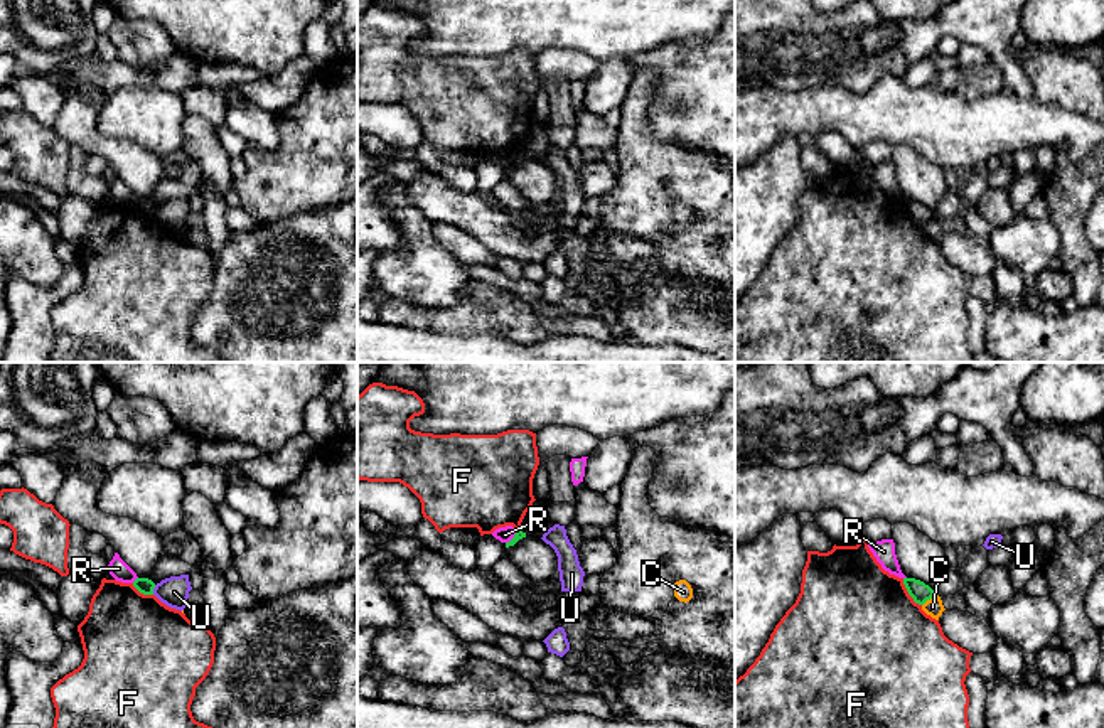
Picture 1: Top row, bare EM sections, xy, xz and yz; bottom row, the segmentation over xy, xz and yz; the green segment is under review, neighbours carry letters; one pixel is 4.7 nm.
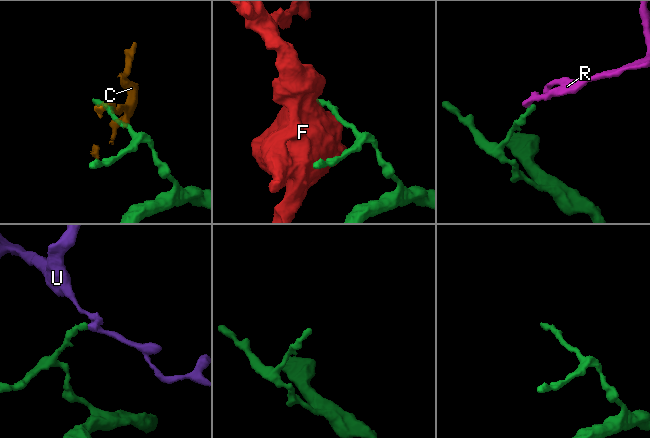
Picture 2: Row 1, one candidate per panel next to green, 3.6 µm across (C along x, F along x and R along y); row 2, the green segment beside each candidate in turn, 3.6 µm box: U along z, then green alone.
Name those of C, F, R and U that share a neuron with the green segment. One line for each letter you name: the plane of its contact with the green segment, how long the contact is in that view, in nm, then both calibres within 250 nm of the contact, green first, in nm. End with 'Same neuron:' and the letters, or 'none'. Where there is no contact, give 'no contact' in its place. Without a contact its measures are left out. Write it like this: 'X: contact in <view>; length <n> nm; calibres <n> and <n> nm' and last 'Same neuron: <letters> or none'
Same neuron: none

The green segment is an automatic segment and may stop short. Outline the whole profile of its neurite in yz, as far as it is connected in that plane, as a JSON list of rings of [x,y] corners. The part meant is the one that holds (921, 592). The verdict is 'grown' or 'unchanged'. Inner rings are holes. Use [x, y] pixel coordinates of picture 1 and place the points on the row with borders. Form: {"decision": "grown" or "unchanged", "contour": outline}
{"decision": "unchanged", "contour": [[[903,578],[903,585],[905,585],[908,595],[914,598],[914,602],[919,605],[924,605],[927,600],[935,597],[935,592],[920,580]]]}

